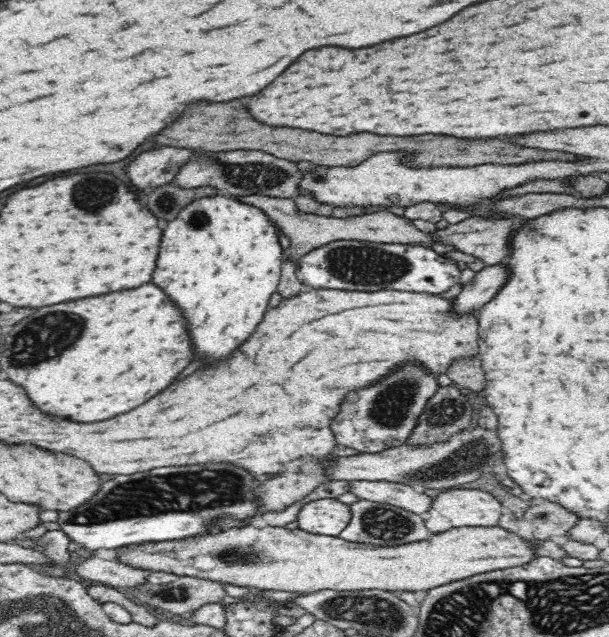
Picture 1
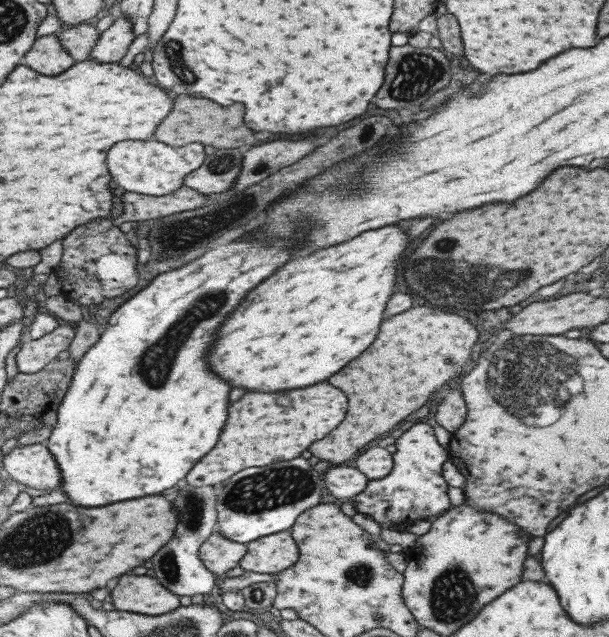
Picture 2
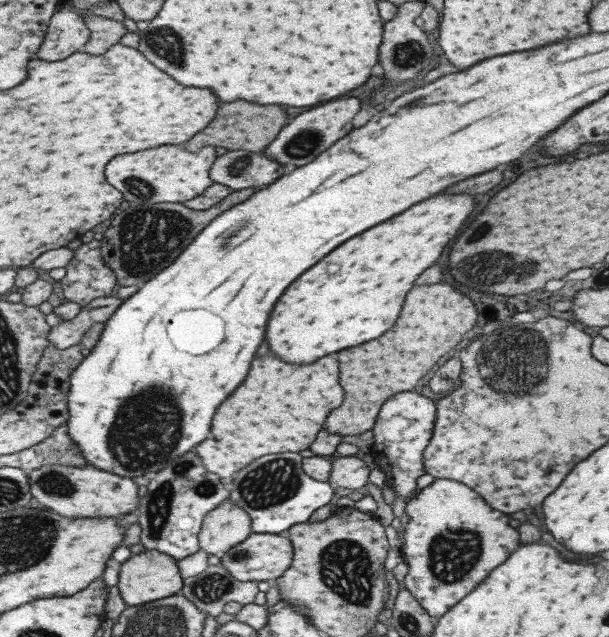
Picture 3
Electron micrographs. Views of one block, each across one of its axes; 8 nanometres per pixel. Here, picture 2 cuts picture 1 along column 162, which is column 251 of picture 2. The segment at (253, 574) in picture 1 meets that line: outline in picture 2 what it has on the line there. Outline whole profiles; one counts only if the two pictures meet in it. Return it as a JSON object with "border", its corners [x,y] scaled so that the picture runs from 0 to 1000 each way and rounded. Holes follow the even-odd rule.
{"border":[[[475,834],[453,835],[406,854],[392,889],[422,901],[453,901],[491,878],[491,860]]]}

